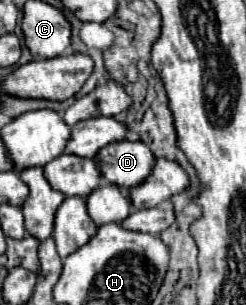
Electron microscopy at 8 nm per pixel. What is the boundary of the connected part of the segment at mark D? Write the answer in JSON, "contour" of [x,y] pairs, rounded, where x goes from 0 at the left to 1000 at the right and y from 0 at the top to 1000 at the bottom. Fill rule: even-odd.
{"contour":[[[488,459],[407,485],[382,511],[382,531],[431,597],[488,616],[545,616],[618,564],[626,505],[569,459]]]}

